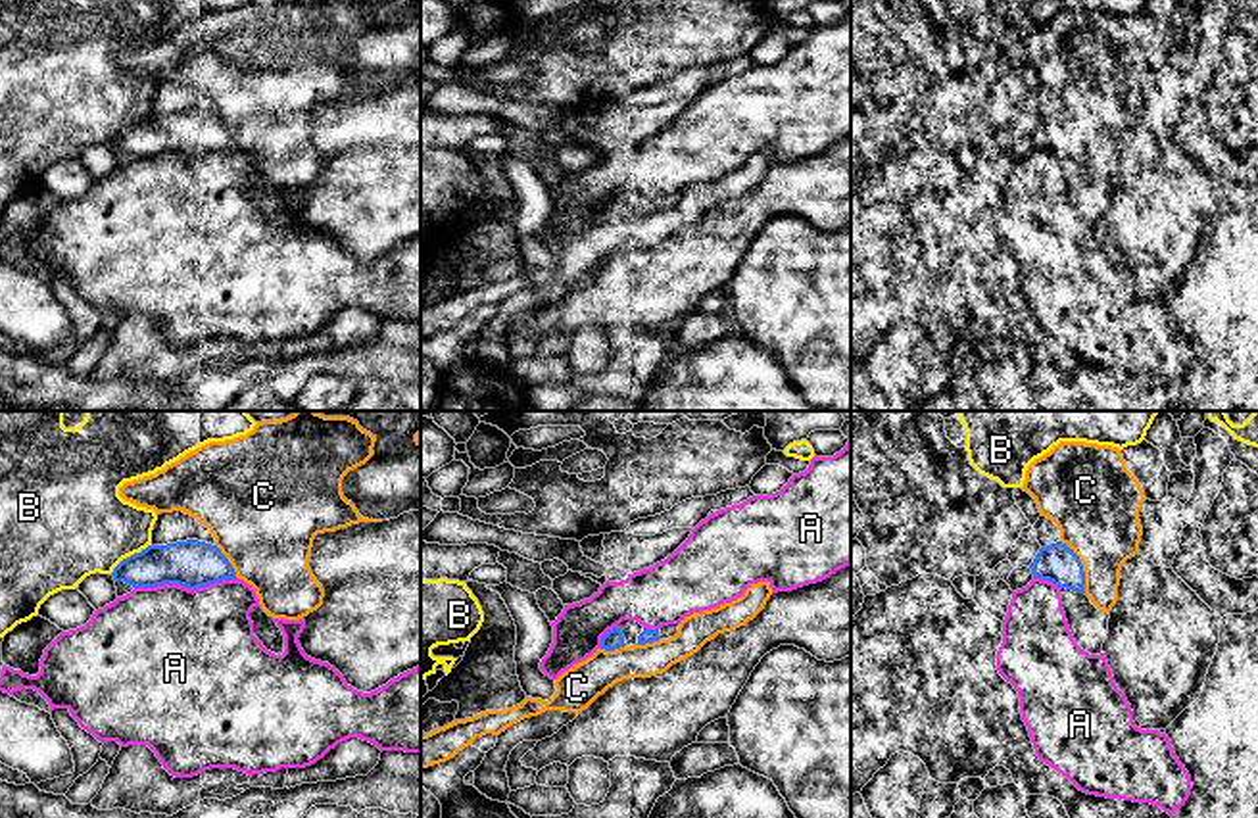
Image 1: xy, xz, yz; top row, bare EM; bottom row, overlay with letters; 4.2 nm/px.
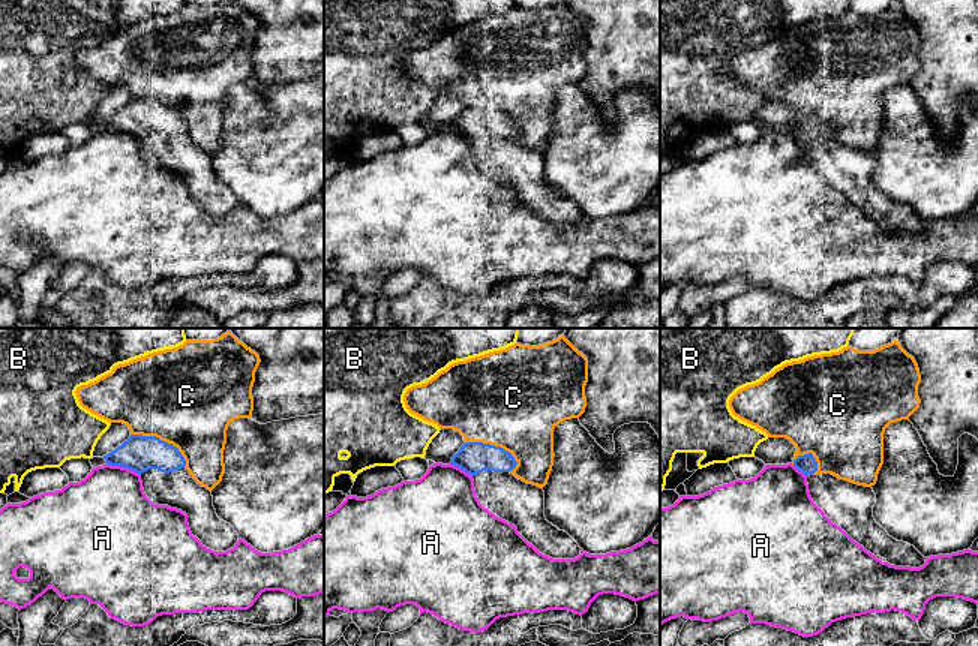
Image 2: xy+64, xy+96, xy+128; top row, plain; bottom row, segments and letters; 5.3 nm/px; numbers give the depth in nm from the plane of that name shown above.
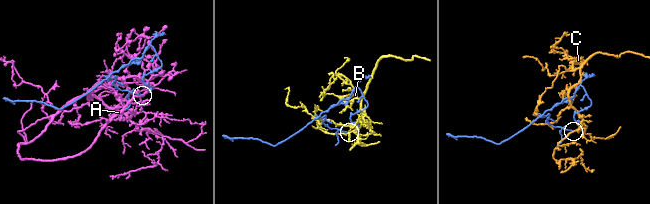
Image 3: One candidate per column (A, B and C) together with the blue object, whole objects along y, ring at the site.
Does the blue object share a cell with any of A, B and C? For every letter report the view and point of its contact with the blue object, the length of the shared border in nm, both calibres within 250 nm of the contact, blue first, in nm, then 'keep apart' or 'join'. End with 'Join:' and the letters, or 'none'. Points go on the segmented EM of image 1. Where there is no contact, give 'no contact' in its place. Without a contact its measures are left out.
A: xy (185, 586) | 440 nm | 200/500 nm | keep apart
B: xy (131, 555) | 220 nm | 190/420 nm | keep apart
C: yz (1082, 567) | 240 nm | 160/360 nm | keep apart
Join: none

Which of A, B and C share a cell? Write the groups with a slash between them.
A / B / C

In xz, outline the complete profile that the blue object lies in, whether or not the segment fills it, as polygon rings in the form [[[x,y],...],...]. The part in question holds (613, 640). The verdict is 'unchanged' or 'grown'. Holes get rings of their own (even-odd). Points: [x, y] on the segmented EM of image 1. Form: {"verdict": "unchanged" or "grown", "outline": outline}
{"verdict": "grown", "outline": [[[622,620],[601,638],[601,649],[615,651],[630,645],[645,645],[659,639],[668,639],[678,634],[680,624],[668,624],[659,630],[647,630],[636,620]]]}

